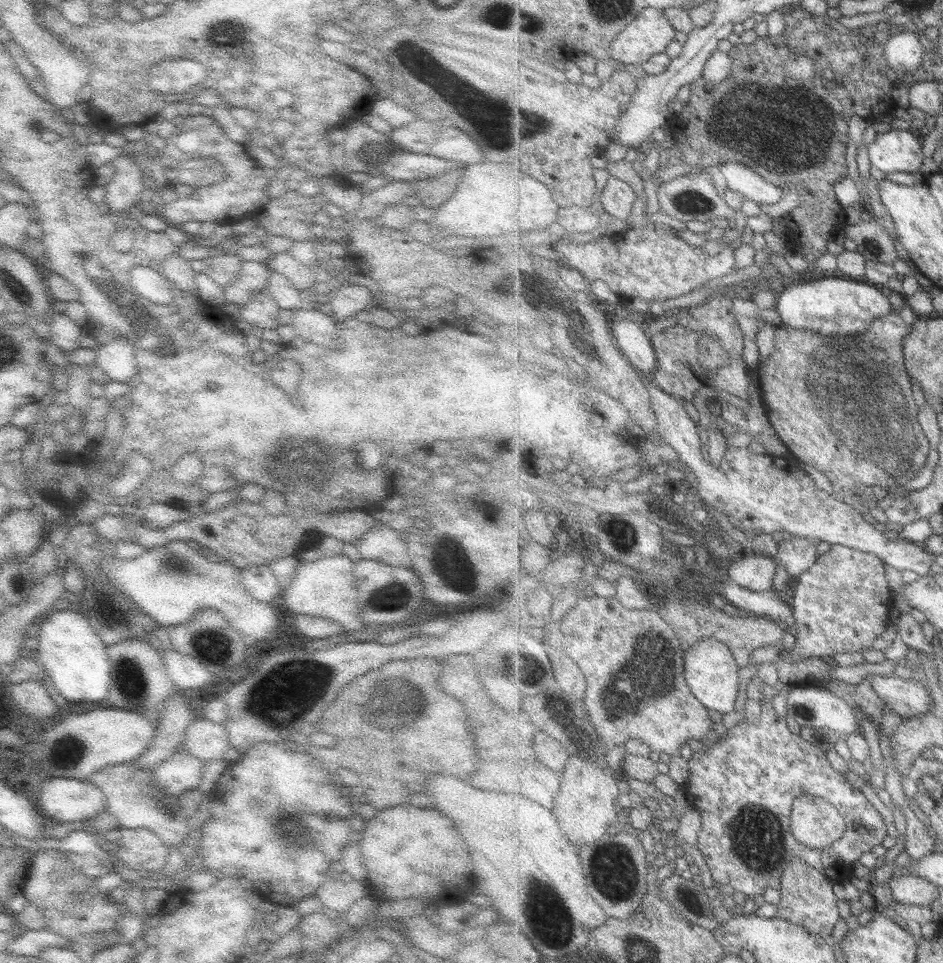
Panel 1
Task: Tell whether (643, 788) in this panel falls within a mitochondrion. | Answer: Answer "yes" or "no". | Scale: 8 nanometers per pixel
no

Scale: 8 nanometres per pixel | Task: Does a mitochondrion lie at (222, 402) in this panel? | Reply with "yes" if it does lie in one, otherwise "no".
no

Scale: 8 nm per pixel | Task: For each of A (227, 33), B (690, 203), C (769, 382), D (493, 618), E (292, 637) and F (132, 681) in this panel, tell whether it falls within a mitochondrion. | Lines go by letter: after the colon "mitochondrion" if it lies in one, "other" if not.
A: mitochondrion
B: mitochondrion
C: other
D: other
E: other
F: mitochondrion

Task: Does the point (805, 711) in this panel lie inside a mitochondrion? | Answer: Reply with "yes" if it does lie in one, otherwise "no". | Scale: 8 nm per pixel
yes

